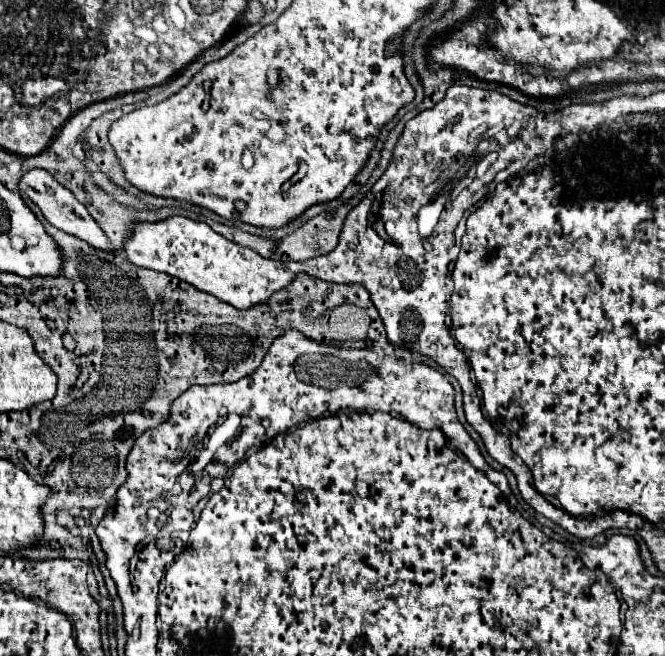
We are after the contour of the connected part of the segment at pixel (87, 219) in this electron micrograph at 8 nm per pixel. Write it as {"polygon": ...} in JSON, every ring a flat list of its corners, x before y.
{"polygon":[[33,169,33,171,29,171,29,173,23,175,23,179,21,179,21,183,19,183,19,189,21,189,33,203,39,205,39,209,43,211,43,217,45,217,51,225,55,225,57,229,61,229,61,231,65,231,65,233,69,233,69,235,75,235,75,237,87,241,87,243,89,243,91,247,95,247,95,249,111,251,111,243,109,243,107,235,101,231,101,227,99,227,99,225,95,223,95,219,89,215,87,207,83,207,83,205,77,201,77,197,75,197,69,189,65,189,63,185,59,185,59,183,53,179,53,175,49,175,47,171,41,171,41,169]]}

